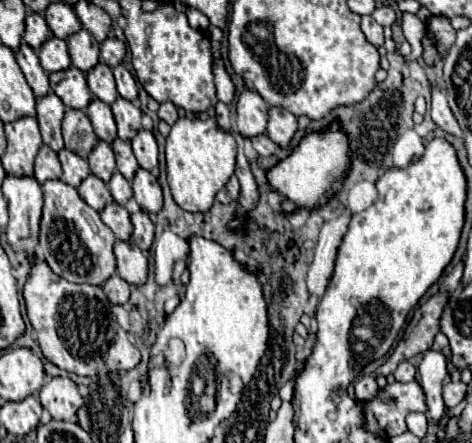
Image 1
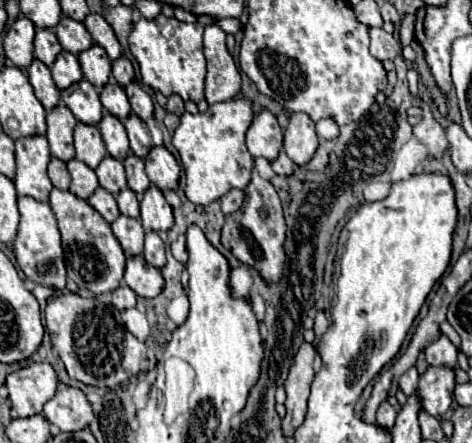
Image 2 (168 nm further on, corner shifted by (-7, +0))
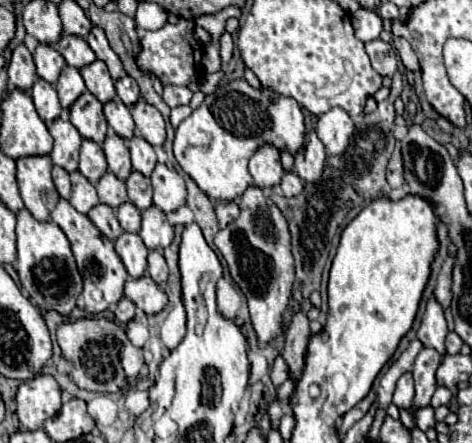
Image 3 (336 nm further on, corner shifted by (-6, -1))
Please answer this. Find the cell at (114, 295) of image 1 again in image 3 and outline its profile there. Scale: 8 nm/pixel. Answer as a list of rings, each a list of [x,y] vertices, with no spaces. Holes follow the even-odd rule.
[[[122,297],[114,313],[116,313],[116,319],[118,319],[120,323],[124,323],[124,325],[126,325],[130,319],[134,319],[134,315],[136,315],[136,307],[134,307],[134,303],[132,303],[130,299]]]

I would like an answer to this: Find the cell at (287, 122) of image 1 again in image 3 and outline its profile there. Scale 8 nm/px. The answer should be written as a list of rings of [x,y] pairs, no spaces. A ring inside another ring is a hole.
[[[310,129],[306,133],[304,149],[294,157],[294,173],[308,183],[316,183],[322,177],[324,167],[326,167],[326,147]]]

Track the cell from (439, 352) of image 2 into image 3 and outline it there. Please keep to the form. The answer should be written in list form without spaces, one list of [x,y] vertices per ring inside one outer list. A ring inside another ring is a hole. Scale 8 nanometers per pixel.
[[[430,297],[426,303],[422,325],[418,329],[418,339],[422,341],[424,347],[432,347],[440,355],[444,355],[446,333],[448,333],[448,327],[446,327],[446,319],[444,319],[444,309],[434,297]]]

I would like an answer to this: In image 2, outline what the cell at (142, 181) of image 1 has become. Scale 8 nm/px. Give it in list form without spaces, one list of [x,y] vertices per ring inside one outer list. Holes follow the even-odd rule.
[[[149,186],[143,192],[141,200],[141,222],[145,230],[169,230],[173,226],[173,210],[167,204],[161,190],[155,190],[155,186]]]

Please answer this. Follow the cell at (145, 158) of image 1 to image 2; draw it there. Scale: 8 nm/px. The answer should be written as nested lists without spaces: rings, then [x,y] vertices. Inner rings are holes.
[[[153,146],[145,158],[145,170],[151,180],[161,190],[175,190],[179,182],[179,166],[173,154],[165,146]]]

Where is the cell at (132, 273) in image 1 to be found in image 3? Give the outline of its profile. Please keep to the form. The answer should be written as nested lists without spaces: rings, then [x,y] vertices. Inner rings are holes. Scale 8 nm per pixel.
[[[148,275],[140,279],[128,279],[124,287],[124,297],[140,307],[146,315],[160,313],[168,303],[166,293]]]

